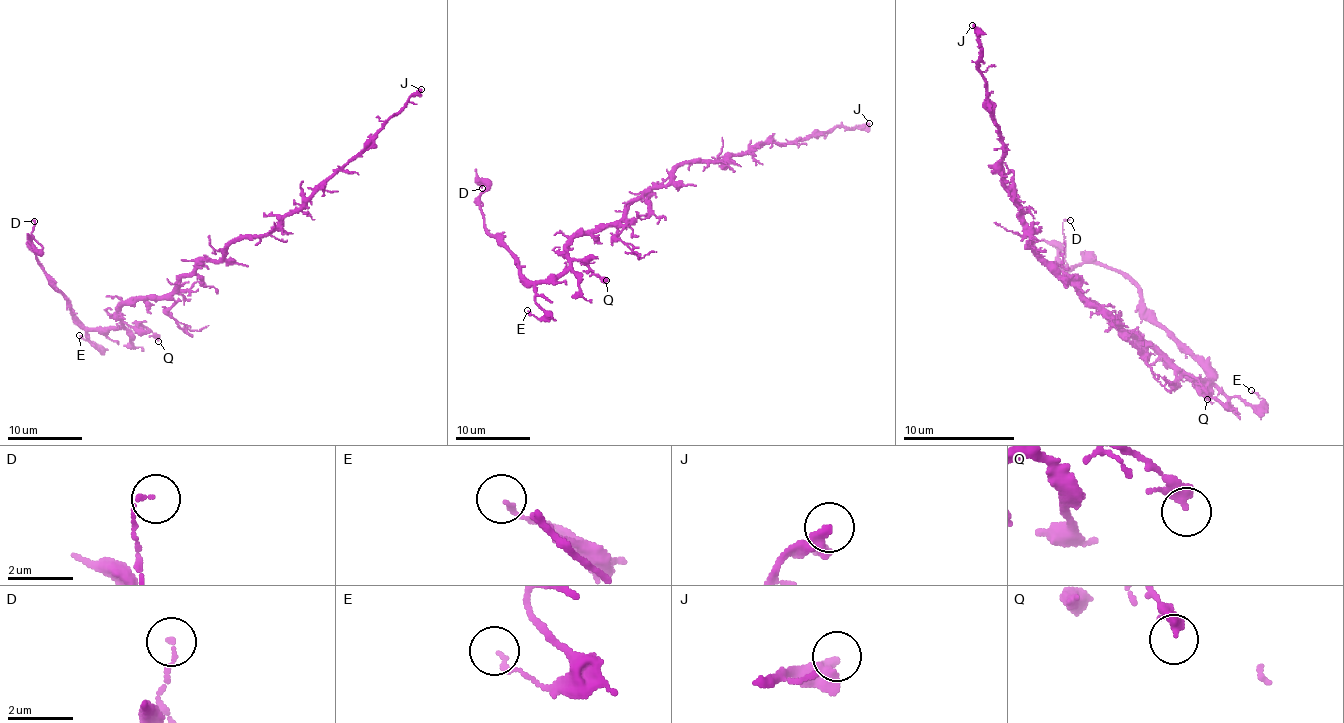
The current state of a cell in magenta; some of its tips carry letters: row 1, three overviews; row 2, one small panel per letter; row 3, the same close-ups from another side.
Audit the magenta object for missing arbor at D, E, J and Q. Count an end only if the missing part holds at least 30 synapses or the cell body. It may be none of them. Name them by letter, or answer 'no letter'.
J

